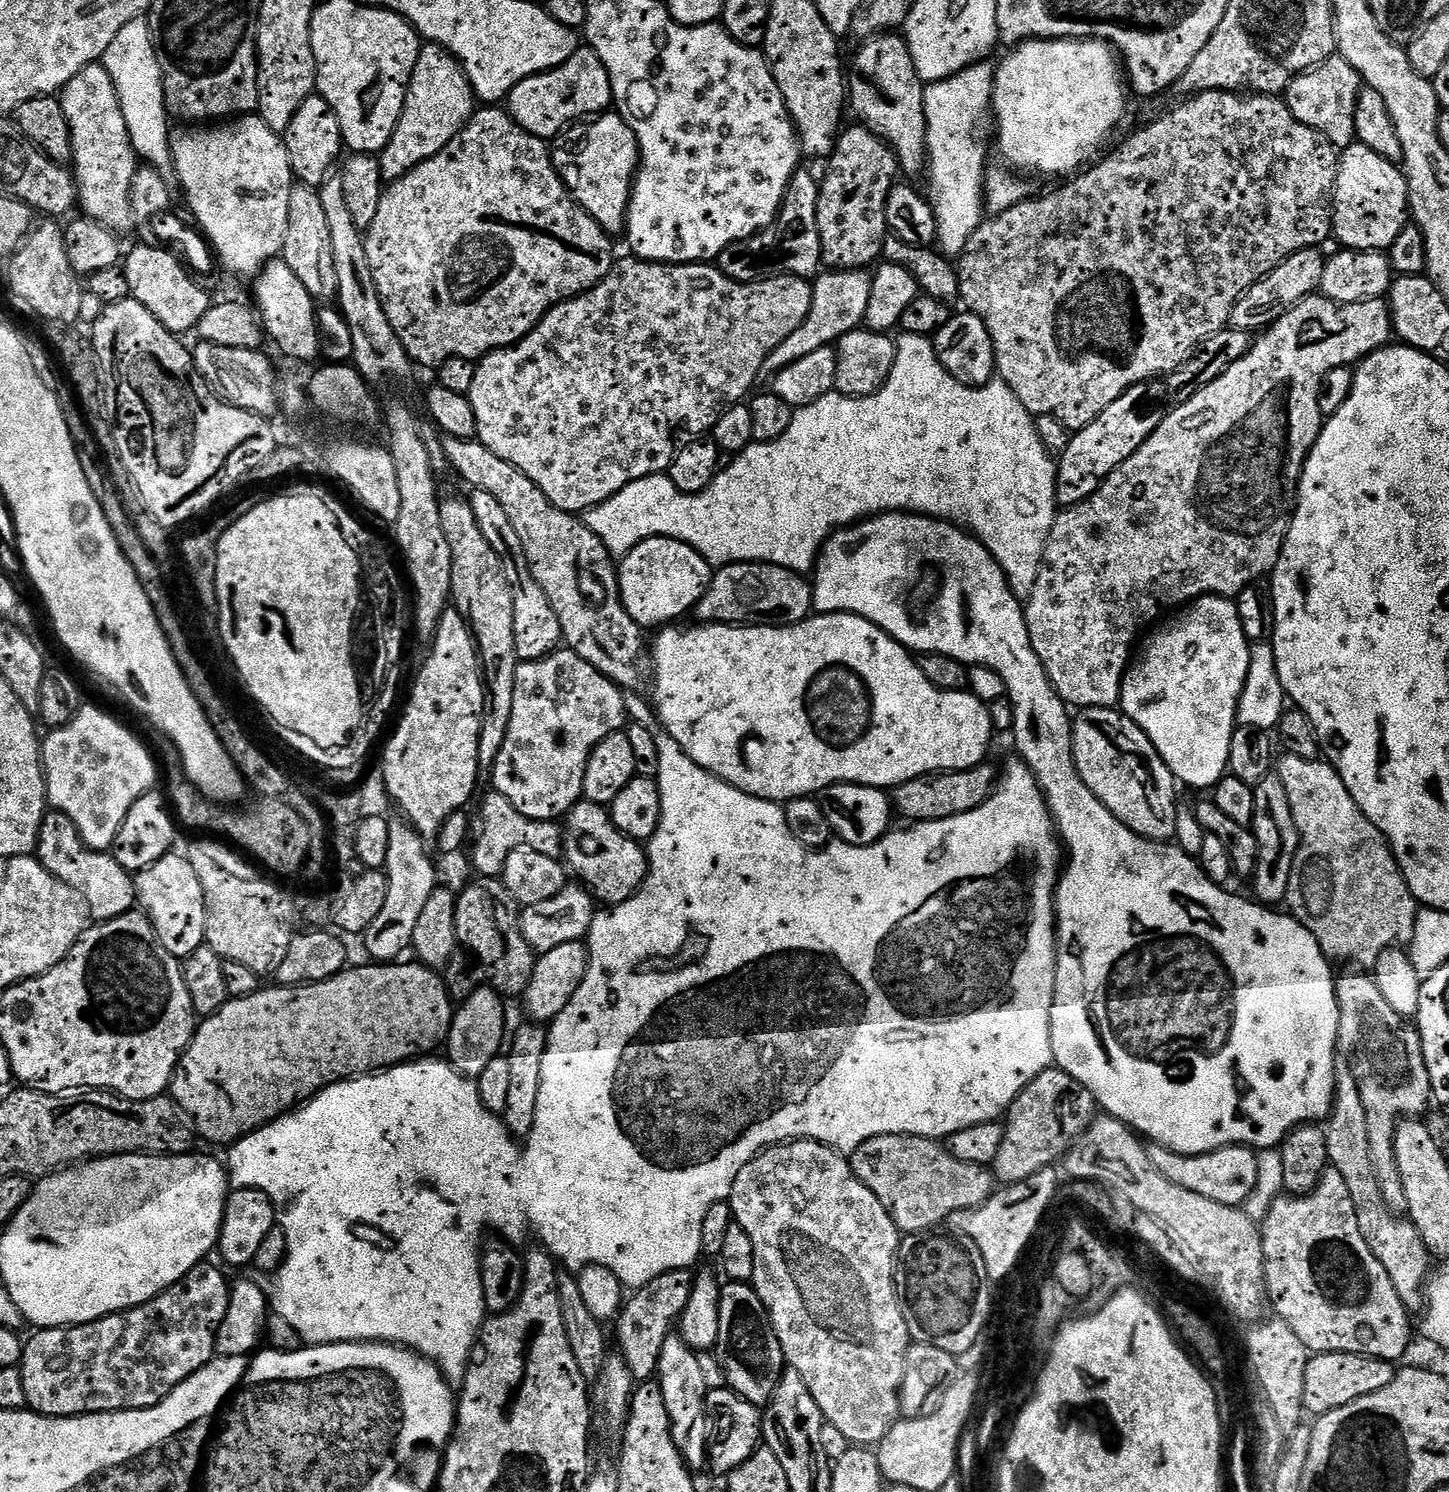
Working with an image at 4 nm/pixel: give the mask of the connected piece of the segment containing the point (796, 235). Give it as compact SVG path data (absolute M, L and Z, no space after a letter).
M807 167L797 168L792 176L790 186L784 195L784 204L772 227L764 229L757 236L751 236L749 240L739 240L737 244L731 244L718 258L718 267L728 279L737 280L743 284L750 284L754 280L763 280L769 276L802 276L812 278L822 268L822 242L818 238L818 194L820 193L820 180L812 172L807 172Z

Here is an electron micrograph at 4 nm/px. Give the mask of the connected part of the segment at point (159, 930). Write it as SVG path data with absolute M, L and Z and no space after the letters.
M169 854L162 857L154 866L146 870L135 873L136 899L148 921L152 924L152 929L156 932L156 937L162 942L165 950L177 958L183 958L194 954L194 950L202 947L206 941L204 931L206 930L206 910L204 909L204 895L202 894L202 882L198 882L198 874L194 866L190 866L187 855Z

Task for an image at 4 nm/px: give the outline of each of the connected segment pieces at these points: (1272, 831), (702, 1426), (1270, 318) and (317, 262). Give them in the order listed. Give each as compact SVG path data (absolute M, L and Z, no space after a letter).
M1273 774L1262 778L1260 784L1255 785L1254 788L1254 822L1251 829L1256 834L1256 841L1258 842L1258 860L1254 866L1250 877L1250 883L1256 893L1255 899L1265 906L1276 906L1276 904L1285 899L1288 894L1288 887L1290 886L1290 870L1294 866L1294 858L1296 851L1300 845L1300 835L1298 834L1298 826L1294 822L1294 810L1290 806L1290 798L1286 798L1286 786L1282 786L1279 776Z
M679 1334L666 1338L662 1346L662 1358L658 1360L656 1376L662 1390L662 1398L666 1398L666 1410L670 1414L672 1437L682 1454L684 1463L689 1469L709 1467L708 1458L708 1411L706 1398L710 1391L708 1376L704 1373L704 1364L695 1348L691 1348Z
M1315 247L1304 248L1283 260L1274 271L1266 274L1254 286L1250 286L1250 290L1241 294L1232 311L1231 327L1251 333L1270 327L1275 320L1282 318L1282 314L1286 314L1298 302L1302 302L1319 289L1325 259L1319 247Z
M296 182L290 190L290 214L282 259L286 262L286 266L290 266L290 270L294 270L294 274L298 274L298 282L302 282L306 290L310 290L313 300L317 302L336 300L338 270L334 270L334 253L330 246L326 213L322 207L319 191L308 184Z

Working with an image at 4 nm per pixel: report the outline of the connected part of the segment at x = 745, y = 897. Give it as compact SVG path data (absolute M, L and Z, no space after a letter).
M659 723L652 731L654 742L658 745L658 774L655 782L660 788L662 798L662 818L658 822L658 830L653 834L651 840L647 841L646 851L648 853L648 876L642 882L640 889L626 902L615 905L611 910L597 911L592 917L592 925L586 937L588 950L588 969L584 975L582 986L574 994L574 998L558 1014L555 1020L551 1021L548 1033L548 1049L542 1058L542 1086L538 1094L538 1118L534 1118L534 1130L526 1138L528 1144L524 1152L520 1148L508 1148L510 1137L507 1131L492 1132L492 1120L494 1113L486 1110L482 1098L476 1089L475 1079L466 1077L455 1068L447 1059L428 1060L432 1058L417 1058L408 1061L407 1064L395 1064L393 1068L385 1068L381 1071L371 1073L367 1076L354 1076L351 1080L340 1080L328 1088L322 1088L311 1100L299 1105L295 1110L287 1112L286 1115L270 1121L266 1126L255 1128L250 1134L246 1134L235 1144L227 1149L228 1160L226 1167L228 1179L233 1189L253 1188L262 1190L270 1198L270 1202L276 1207L278 1226L286 1234L288 1239L288 1256L284 1264L271 1277L272 1285L267 1285L266 1295L271 1311L277 1316L286 1318L294 1330L298 1330L301 1341L309 1345L317 1344L351 1344L353 1342L379 1342L382 1344L395 1344L410 1348L419 1352L427 1360L433 1360L443 1372L445 1380L449 1382L463 1381L466 1370L472 1359L472 1349L480 1334L480 1327L486 1319L484 1307L484 1295L482 1294L482 1274L480 1273L480 1258L482 1255L482 1243L480 1239L484 1236L487 1228L493 1228L497 1237L503 1238L507 1243L516 1246L519 1240L528 1232L528 1224L532 1232L537 1236L539 1243L545 1252L552 1255L553 1260L559 1262L567 1271L579 1274L583 1268L590 1264L606 1266L618 1274L625 1289L635 1290L646 1286L646 1282L654 1282L661 1274L670 1270L691 1269L696 1259L701 1259L704 1247L702 1246L702 1222L706 1222L706 1214L710 1214L710 1206L725 1203L731 1197L734 1178L742 1174L742 1166L746 1166L759 1152L770 1148L774 1144L783 1144L790 1140L817 1140L820 1144L828 1144L841 1154L851 1154L856 1151L862 1142L866 1142L875 1136L886 1134L902 1134L903 1136L925 1136L927 1140L937 1142L954 1135L958 1130L966 1130L975 1124L1000 1120L1008 1111L1008 1107L1018 1098L1018 1094L1027 1084L1034 1082L1038 1074L1042 1074L1050 1067L1053 1067L1052 1039L1050 1038L1050 1010L1054 998L1054 986L1056 985L1056 885L1062 871L1062 841L1056 831L1056 821L1052 819L1052 812L1048 808L1048 801L1044 799L1044 791L1036 781L1033 774L1024 761L1013 758L1005 766L1004 772L999 773L998 783L990 798L982 802L974 810L966 814L954 814L954 818L942 818L934 822L925 820L913 823L911 826L904 826L901 832L889 831L888 835L873 844L846 844L833 842L826 848L813 850L804 848L794 834L790 834L790 826L786 826L786 814L783 807L777 801L763 800L743 792L719 780L712 772L707 772L702 766L698 766L687 752L682 751L678 742L674 742L672 735Z

